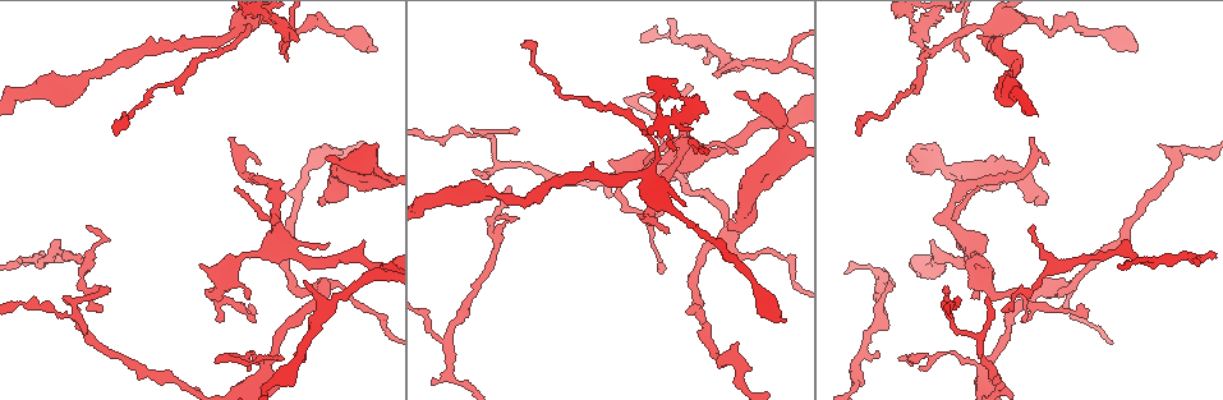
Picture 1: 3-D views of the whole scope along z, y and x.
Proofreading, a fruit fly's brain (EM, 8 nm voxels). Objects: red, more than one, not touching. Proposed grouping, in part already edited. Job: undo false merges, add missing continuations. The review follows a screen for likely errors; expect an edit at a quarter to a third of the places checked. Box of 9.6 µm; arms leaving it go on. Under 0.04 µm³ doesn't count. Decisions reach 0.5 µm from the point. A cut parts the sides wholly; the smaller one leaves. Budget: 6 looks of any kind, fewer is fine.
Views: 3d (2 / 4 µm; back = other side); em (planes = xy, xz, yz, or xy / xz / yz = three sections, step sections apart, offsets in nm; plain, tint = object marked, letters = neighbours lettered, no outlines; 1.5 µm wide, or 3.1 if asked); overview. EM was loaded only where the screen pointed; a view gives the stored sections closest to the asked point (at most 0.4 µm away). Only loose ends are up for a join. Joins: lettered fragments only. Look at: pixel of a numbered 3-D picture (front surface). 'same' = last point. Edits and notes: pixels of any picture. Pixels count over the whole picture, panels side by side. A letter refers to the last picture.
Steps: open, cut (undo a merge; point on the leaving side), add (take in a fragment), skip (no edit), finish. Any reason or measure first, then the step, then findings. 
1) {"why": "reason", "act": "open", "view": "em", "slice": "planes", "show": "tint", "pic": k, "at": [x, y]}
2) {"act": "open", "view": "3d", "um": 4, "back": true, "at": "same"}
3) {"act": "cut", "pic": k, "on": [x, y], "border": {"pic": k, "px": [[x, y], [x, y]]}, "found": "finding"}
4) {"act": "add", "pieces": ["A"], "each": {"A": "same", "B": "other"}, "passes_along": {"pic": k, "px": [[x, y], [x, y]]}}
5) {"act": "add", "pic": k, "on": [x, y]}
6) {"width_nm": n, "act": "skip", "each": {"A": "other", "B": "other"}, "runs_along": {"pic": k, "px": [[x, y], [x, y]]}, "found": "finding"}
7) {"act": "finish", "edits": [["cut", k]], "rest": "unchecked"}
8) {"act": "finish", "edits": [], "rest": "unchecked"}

{"why": "branch stops here", "act": "open", "view": "3d", "um": 4, "pic": 1, "at": [786, 318]}

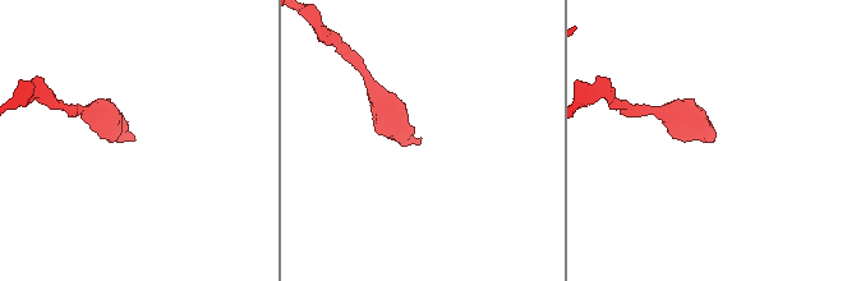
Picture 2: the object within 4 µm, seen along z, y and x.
{"why": "need the tissue", "act": "open", "view": "em", "slice": "xz", "step": 4, "show": "letters", "pic": 2, "at": [135, 139]}

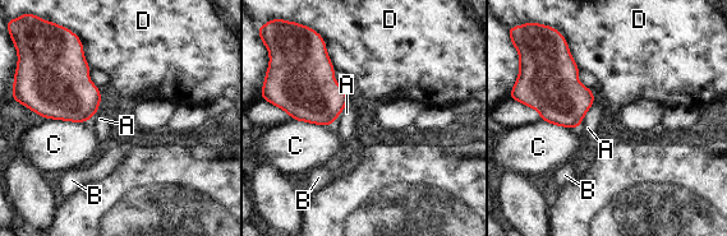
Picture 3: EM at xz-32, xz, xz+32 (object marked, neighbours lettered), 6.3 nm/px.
{"act": "skip", "each": {"A": "other", "B": "other", "C": "other", "D": "other"}, "border": {"pic": 3, "px": [[325, 44], [327, 56], [336, 69]]}, "found": "none of them fits"}

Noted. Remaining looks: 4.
{"why": "an open end", "act": "open", "view": "em", "slice": "planes", "show": "letters", "pic": 1, "at": [524, 42]}

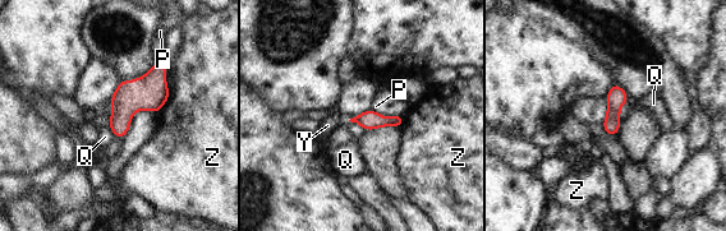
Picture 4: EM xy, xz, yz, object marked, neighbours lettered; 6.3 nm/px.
{"act": "skip", "each": {"P": "other", "Q": "other", "Y": "other", "Z": "other"}, "border": {"pic": 4, "px": [[629, 97], [620, 110], [620, 124]]}, "found": "none of them fits"}

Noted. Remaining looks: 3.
{"why": "an open end", "act": "open", "view": "3d", "um": 2, "pic": 1, "at": [910, 159]}

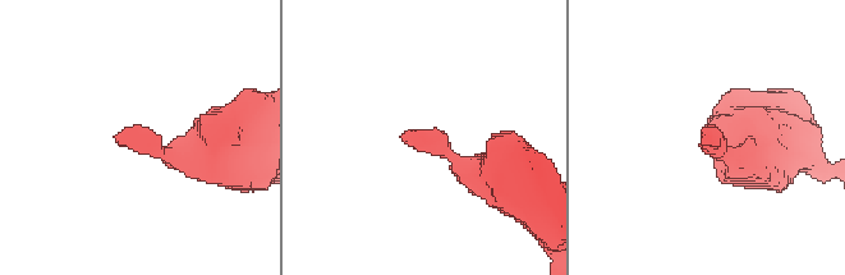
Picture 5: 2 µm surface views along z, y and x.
{"act": "open", "view": "em", "slice": "xz", "step": 8, "show": "tint", "pic": 5, "at": [711, 143]}

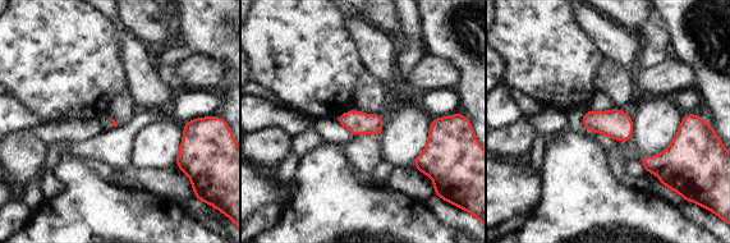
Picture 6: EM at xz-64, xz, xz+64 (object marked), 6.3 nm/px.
{"why": "cut it another way", "act": "open", "view": "em", "slice": "planes", "show": "letters", "at": "same"}

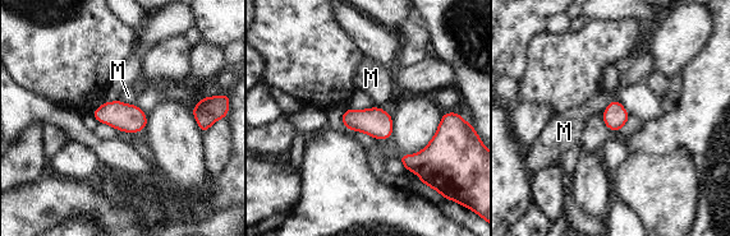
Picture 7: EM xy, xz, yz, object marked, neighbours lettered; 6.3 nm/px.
{"act": "skip", "each": {"M": "other"}, "border": {"pic": 7, "px": [[614, 98], [601, 115]]}, "found": "no lettered fragment goes on from it"}

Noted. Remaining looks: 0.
{"act": "finish", "edits": [], "rest": "unchecked"}

